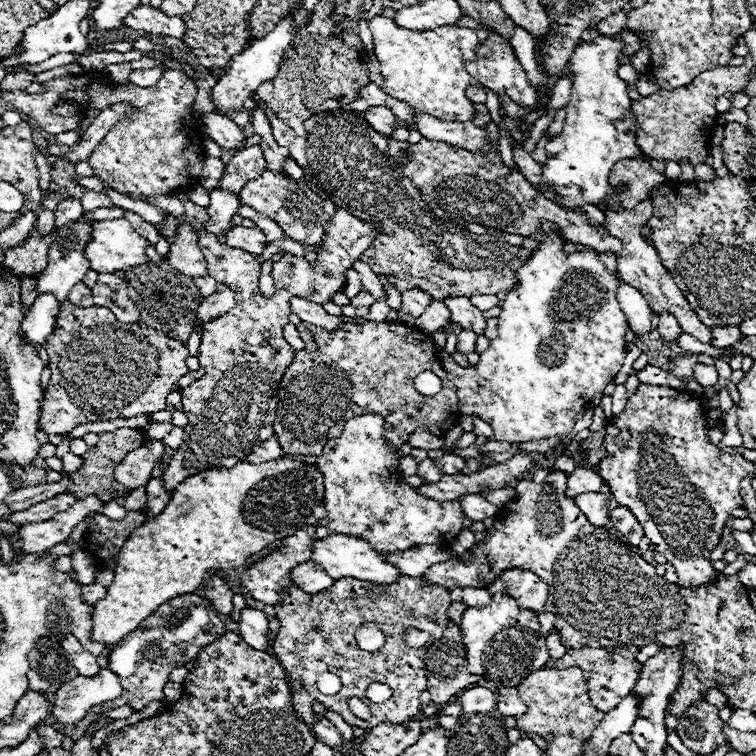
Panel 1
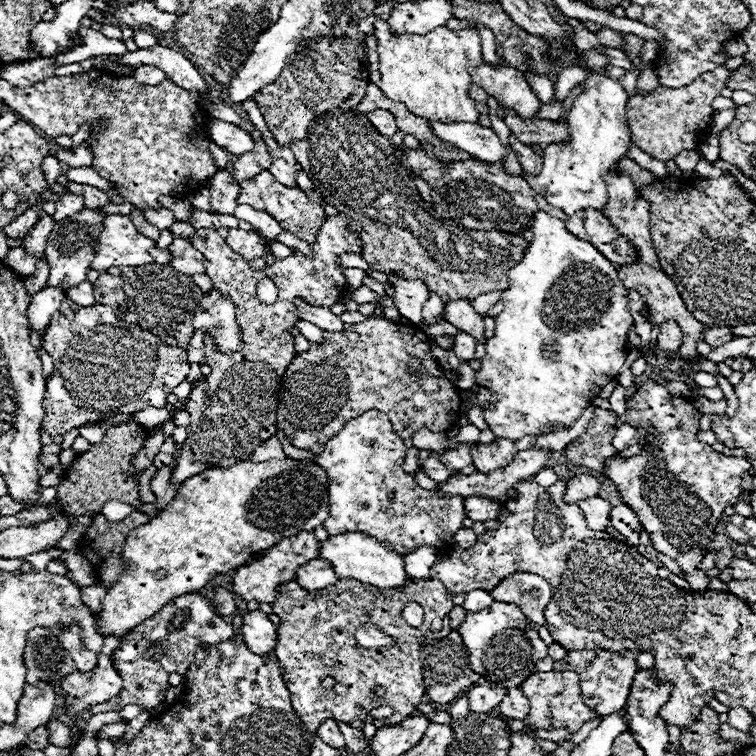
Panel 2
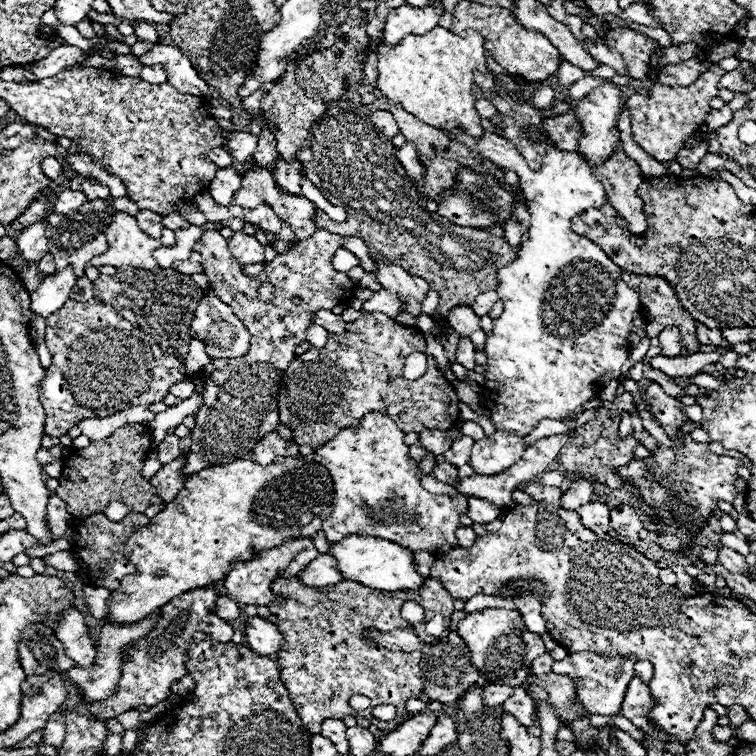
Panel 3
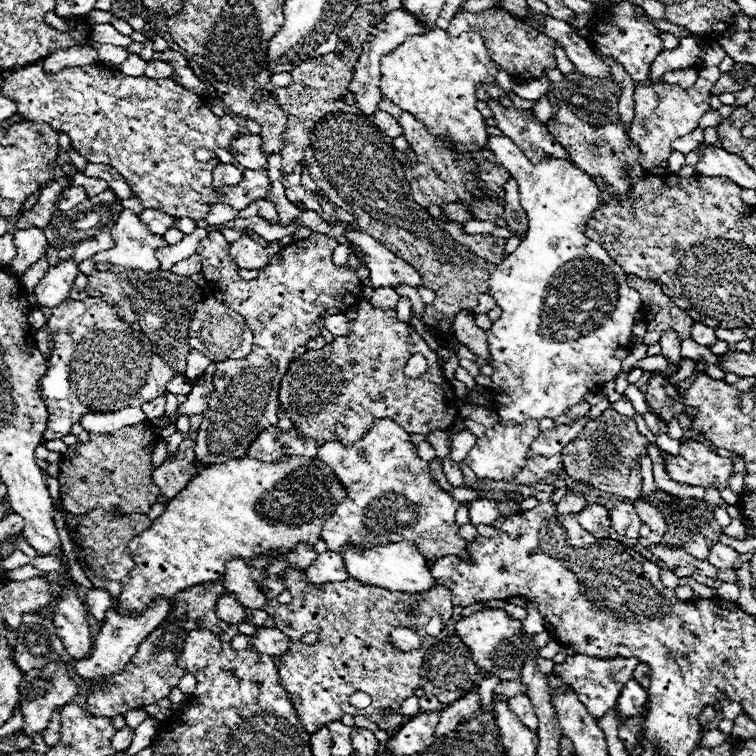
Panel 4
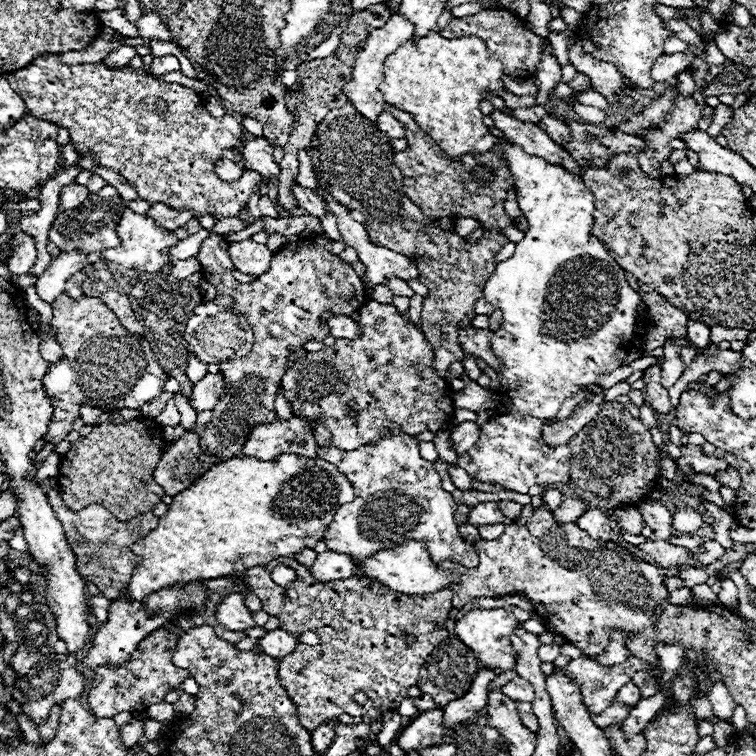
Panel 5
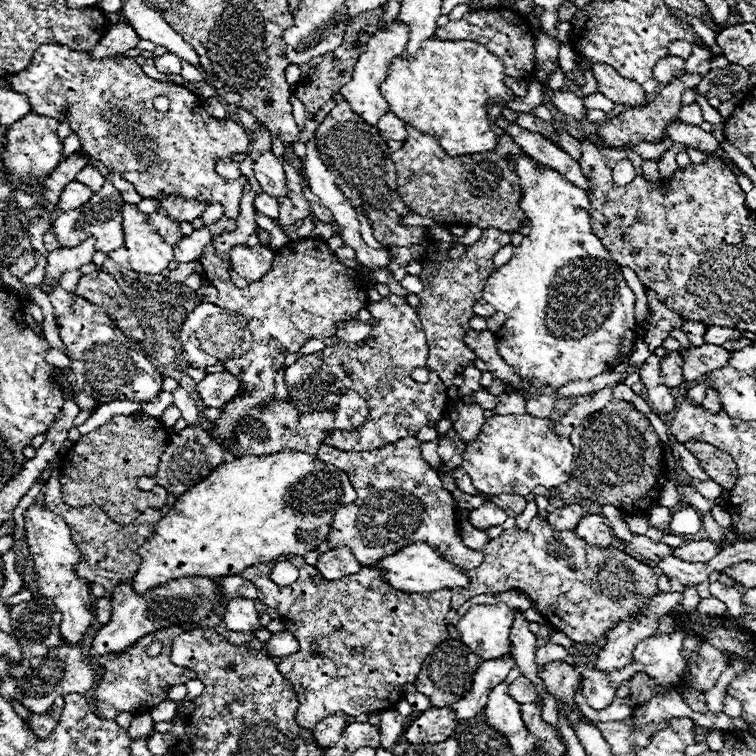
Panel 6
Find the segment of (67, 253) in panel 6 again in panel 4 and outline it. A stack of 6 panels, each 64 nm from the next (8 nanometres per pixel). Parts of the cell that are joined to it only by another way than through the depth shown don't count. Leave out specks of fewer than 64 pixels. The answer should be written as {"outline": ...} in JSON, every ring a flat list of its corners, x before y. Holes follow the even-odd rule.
{"outline":[[66,260,50,268,34,288,38,306,40,308,60,306,70,296,70,288,76,280,76,274,78,274,78,264,74,264,74,260]]}

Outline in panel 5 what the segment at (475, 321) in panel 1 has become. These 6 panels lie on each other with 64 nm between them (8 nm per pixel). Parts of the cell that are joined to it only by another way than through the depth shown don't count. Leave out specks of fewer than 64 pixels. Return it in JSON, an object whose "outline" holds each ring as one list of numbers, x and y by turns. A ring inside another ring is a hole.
{"outline":[[466,326,458,332,458,340,466,352,470,352,476,358,482,358,494,370,500,368,500,360,494,356,494,352,490,348,490,330]]}

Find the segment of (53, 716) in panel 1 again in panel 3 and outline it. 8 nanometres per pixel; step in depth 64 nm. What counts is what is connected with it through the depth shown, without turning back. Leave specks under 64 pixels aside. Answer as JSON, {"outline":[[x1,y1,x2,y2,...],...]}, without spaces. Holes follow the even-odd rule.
{"outline":[[152,612,148,616,148,620,140,620,138,624,132,626,112,626,110,622,106,622,100,630,100,638,98,638,98,648,96,648,96,658,94,664,90,668,72,668,68,672,68,682,72,682,84,698,84,704,90,702,102,702,106,700,110,694,114,694,118,682,120,682,120,658,122,658,122,648,134,644,136,640,140,640,140,636,146,636,146,632,150,632,150,626,154,626,154,620,158,620,158,612]]}

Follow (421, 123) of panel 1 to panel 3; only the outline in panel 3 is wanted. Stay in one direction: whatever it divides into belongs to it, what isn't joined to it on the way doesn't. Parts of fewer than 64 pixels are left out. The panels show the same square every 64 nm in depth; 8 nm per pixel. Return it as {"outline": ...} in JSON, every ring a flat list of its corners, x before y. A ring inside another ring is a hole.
{"outline":[[606,82,602,86,596,86,592,92,588,92,584,98,580,98,572,110,574,118,582,122,582,136,580,136,580,150,578,152,566,152,552,148,546,152,542,168,538,172,530,170,524,158,518,154,514,146,508,144,506,138,500,138,498,134,492,134,484,130,480,138,472,138,466,130,442,130,450,140,460,142,472,152,478,152,480,156,488,158,500,168,514,170,520,178,522,192,530,200,528,212,532,216,528,240,520,244,518,258,510,262,506,268,498,270,498,296,504,302,504,312,494,320,494,330,486,338,484,352,488,354,488,362,492,366,484,366,484,378,490,382,484,382,484,386,494,394,484,394,484,408,486,414,496,426,496,432,508,432,516,436,526,436,530,430,536,428,536,424,544,418,550,420,564,420,572,418,578,420,582,416,582,404,594,400,600,390,610,382,612,378,620,376,620,368,628,358,628,336,632,328,634,314,640,308,640,298,634,290,630,290,622,278,622,268,616,266,594,242,578,236,570,228,570,220,578,214,582,214,586,208,600,208,606,204,606,192,602,182,592,174,596,164,606,164,606,160,616,152,620,146,620,130,618,130,618,118,624,106,624,94,622,90]]}

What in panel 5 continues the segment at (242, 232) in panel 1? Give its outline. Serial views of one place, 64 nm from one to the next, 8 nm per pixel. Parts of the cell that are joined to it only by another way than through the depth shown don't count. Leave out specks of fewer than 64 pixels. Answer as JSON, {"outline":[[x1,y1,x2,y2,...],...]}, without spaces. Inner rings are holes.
{"outline":[[250,238,230,244,228,254,232,256,236,270,244,274,254,274,254,276,260,276,262,272,266,272,272,260,272,252,264,244,256,244]]}

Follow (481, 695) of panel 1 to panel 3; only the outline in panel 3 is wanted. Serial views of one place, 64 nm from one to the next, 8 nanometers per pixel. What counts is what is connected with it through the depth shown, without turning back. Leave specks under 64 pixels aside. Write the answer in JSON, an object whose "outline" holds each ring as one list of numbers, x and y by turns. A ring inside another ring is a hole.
{"outline":[[490,684,482,690,482,698,484,698,484,708,490,706,500,706,504,700,508,700,512,696,512,688,506,684]]}

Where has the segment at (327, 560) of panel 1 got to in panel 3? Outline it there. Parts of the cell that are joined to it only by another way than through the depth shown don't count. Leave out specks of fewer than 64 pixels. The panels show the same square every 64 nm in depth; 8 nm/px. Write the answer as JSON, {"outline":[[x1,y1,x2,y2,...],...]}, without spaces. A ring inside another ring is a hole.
{"outline":[[350,534,328,548,328,554,338,562,338,572,344,580,354,580,364,586,376,590,406,590,406,588,420,588,424,578,416,574,412,568,412,552,400,548,394,542,374,538,374,536,358,536]]}

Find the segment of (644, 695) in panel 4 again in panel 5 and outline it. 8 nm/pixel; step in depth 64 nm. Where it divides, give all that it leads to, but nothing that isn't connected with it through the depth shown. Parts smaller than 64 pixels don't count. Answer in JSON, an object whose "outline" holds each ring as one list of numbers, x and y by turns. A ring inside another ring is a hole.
{"outline":[[630,682,630,684,626,684,626,688,620,688,620,690,618,690,618,702,626,704,630,710,632,710,640,700,642,700,642,694,640,694,640,690,634,686,634,682]]}

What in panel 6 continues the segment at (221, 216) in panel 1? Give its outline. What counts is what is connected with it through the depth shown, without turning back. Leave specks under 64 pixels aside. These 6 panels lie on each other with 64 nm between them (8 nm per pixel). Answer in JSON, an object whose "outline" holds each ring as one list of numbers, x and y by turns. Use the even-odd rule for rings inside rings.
{"outline":[[230,158,218,160,216,172,218,172,222,178,226,178,226,180,236,180,236,178,242,176,242,172,240,172,240,162,234,162,234,160,230,160]]}

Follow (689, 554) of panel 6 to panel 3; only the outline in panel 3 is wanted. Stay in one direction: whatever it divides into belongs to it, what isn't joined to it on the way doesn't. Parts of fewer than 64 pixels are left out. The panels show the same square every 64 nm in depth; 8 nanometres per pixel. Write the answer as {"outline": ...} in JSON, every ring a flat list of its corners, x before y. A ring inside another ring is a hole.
{"outline":[[720,546,720,556,718,556,718,562,724,564,724,568,728,572,734,572,734,574,750,574,748,568,746,568,746,558,726,546]]}

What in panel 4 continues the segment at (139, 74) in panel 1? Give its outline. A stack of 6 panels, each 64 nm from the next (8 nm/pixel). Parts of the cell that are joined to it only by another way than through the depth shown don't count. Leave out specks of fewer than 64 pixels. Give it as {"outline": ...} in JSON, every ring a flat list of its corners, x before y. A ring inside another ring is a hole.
{"outline":[[148,62,144,76,150,80,162,80,162,78,170,78,172,72,174,72,174,68,168,62]]}

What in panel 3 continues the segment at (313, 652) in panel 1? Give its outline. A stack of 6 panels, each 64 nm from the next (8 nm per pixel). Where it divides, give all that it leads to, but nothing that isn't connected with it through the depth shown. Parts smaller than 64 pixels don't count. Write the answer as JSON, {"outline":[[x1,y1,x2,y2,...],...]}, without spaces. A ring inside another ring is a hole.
{"outline":[[294,576,274,580,274,594,280,600,274,600,274,604,268,604,268,608,274,616,278,616,276,626,284,636,284,646,278,650,280,676,290,692,290,700,302,718,304,728,310,734,320,732,322,720,328,720,330,716,336,720,344,720,346,716,362,716,382,732,390,732,394,726,408,720,410,714,406,710,406,702,410,698,420,698,424,692,420,678,422,652,392,652,386,648,374,648,376,644,364,642,360,632,364,628,376,628,380,632,408,628,408,622,400,616,400,608,406,600,414,600,426,612,426,620,420,624,420,630,414,628,414,632,422,642,434,642,434,638,426,636,424,624,436,614,442,614,448,626,450,614,454,612,454,600,438,580,424,580,422,588,418,590,386,592,372,590,352,580,340,580,338,584,324,588,308,588],[354,694,364,694,370,698,370,706,364,712,350,706,350,698],[380,704,396,706,396,718,390,722,372,718,370,710]]}

